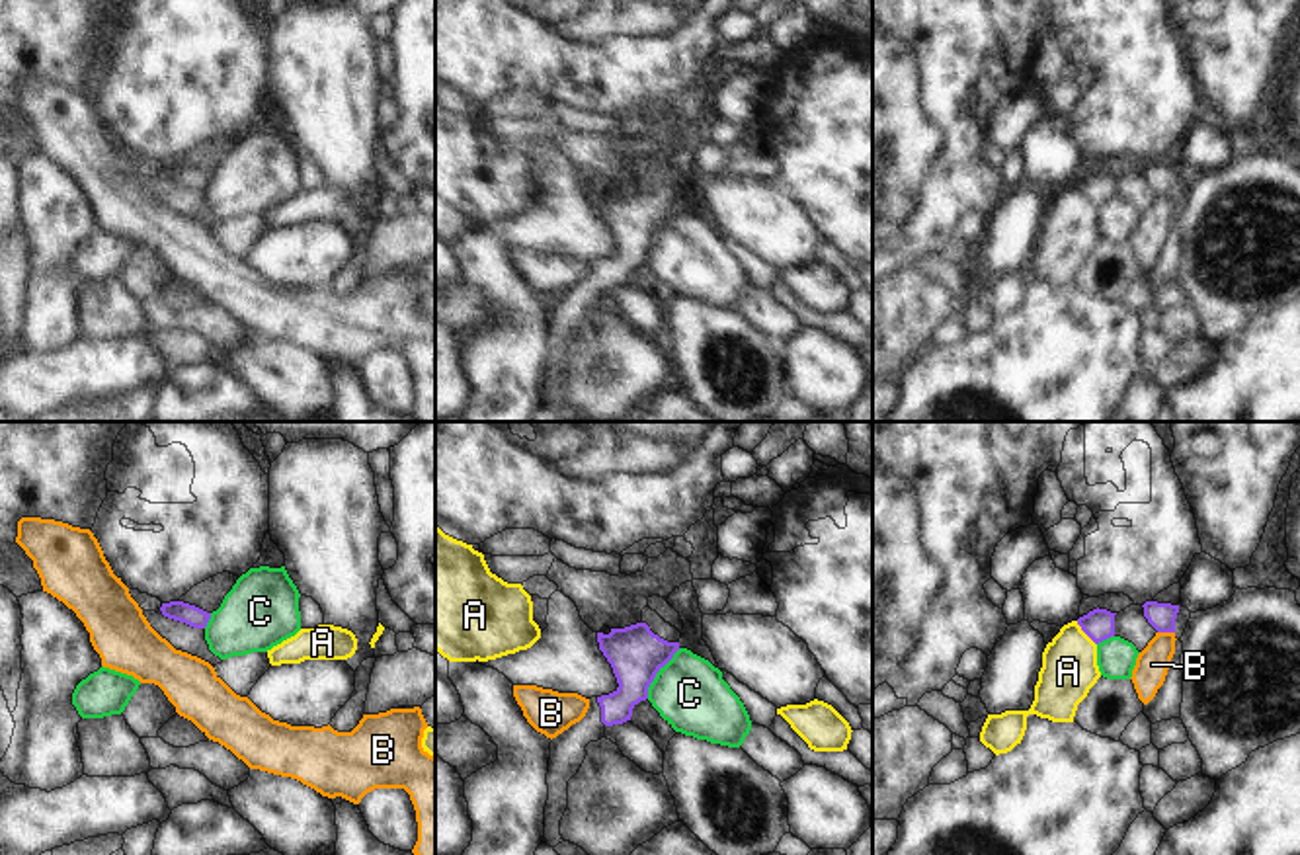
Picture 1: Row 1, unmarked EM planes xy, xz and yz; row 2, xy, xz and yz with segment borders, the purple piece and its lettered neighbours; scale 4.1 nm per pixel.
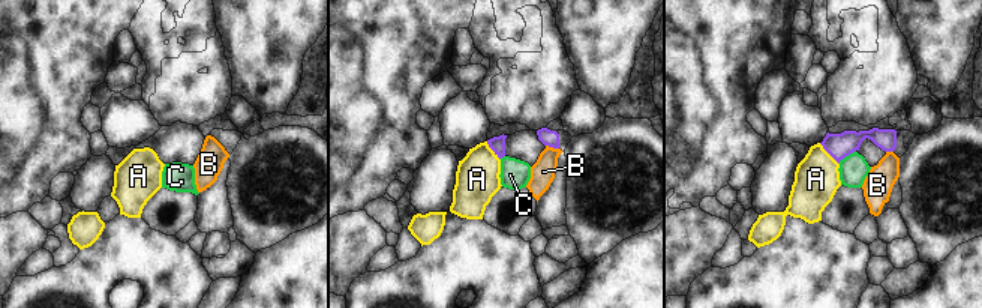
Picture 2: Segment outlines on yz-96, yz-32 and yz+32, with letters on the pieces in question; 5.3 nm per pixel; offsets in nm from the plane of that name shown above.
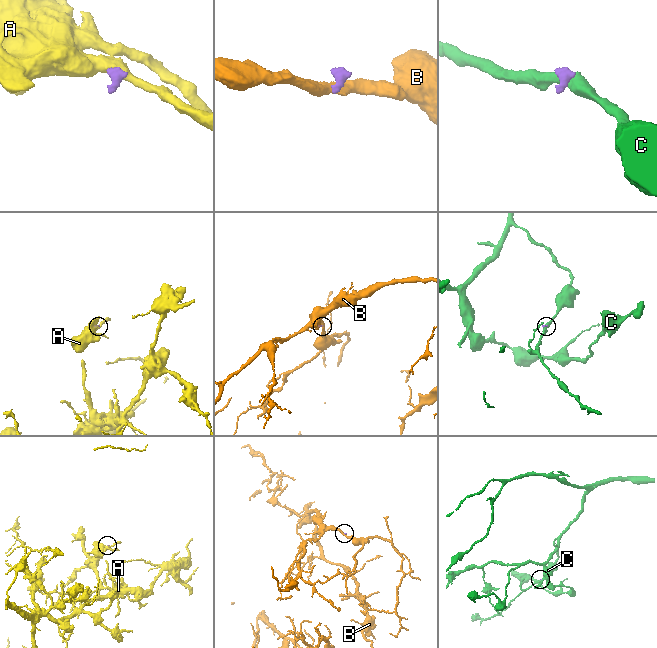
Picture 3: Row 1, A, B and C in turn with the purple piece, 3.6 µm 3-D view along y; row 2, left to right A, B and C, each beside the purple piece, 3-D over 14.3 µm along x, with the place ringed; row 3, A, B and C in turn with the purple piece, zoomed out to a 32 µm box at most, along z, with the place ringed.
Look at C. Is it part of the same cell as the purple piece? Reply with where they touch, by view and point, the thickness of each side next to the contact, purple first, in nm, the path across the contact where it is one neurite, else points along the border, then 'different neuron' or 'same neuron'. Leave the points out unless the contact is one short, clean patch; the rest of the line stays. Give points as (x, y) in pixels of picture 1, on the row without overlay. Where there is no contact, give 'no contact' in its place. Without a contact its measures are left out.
meets purple in xz at (656, 235); 220 nm thick on the purple side, 300 nm on the other; border along xz (680, 211), (656, 237), (647, 260); different neuron

